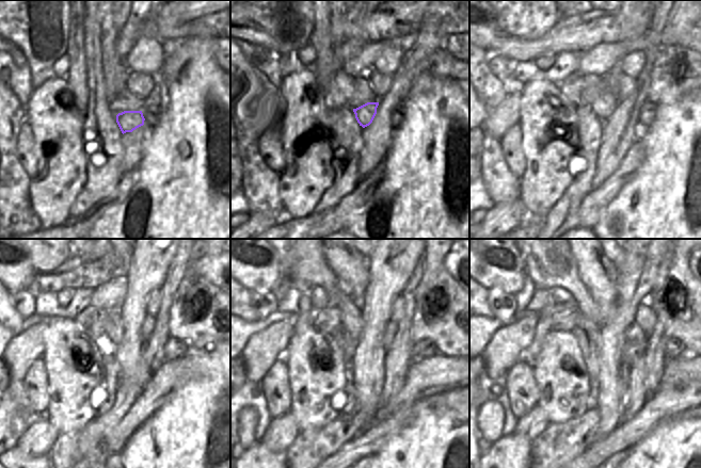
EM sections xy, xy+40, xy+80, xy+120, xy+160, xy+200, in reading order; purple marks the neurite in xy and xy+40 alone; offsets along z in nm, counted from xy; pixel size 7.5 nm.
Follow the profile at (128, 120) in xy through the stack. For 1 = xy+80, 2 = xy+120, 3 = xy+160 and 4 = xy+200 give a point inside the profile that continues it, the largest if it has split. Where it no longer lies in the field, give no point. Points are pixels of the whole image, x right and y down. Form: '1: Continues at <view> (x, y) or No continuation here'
1: Continues at xy+80 (604, 106)
2: Continues at xy+120 (115, 324)
3: Continues at xy+160 (305, 261)
4: Continues at xy+200 (550, 263).

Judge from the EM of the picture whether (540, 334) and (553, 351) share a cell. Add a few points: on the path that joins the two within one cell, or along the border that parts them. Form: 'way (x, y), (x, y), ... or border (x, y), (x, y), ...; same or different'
border (551, 329), (543, 340), (539, 354), (532, 361); different

